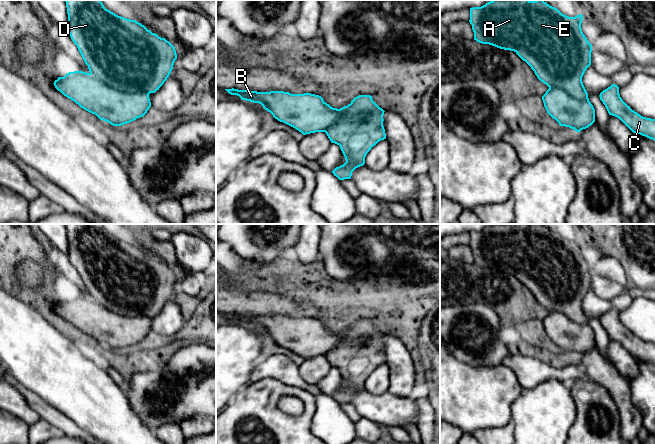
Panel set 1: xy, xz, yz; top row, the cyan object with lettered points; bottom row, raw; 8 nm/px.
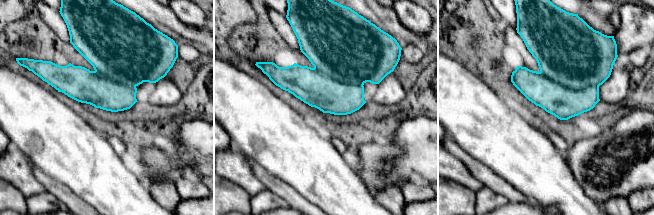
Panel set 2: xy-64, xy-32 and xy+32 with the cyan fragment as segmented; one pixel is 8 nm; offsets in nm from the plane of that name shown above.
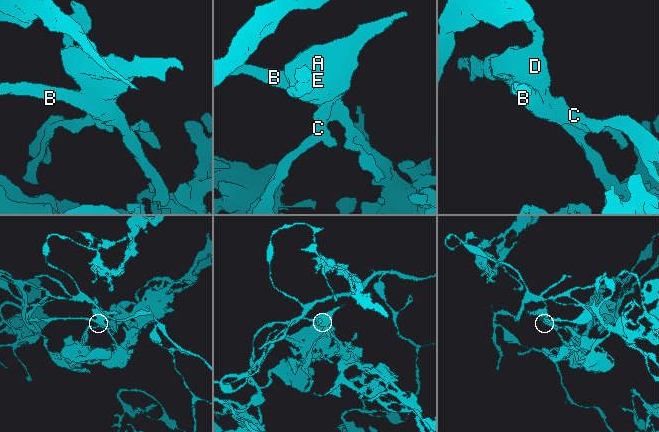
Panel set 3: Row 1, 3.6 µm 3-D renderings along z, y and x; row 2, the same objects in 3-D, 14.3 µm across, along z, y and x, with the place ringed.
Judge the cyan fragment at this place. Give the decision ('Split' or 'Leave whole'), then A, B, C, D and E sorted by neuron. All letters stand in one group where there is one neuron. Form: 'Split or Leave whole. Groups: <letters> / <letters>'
Leave whole. Groups: A B C D E

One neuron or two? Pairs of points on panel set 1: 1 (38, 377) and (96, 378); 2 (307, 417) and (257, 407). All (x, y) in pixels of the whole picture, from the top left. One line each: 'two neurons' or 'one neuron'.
1: one neuron
2: one neuron

